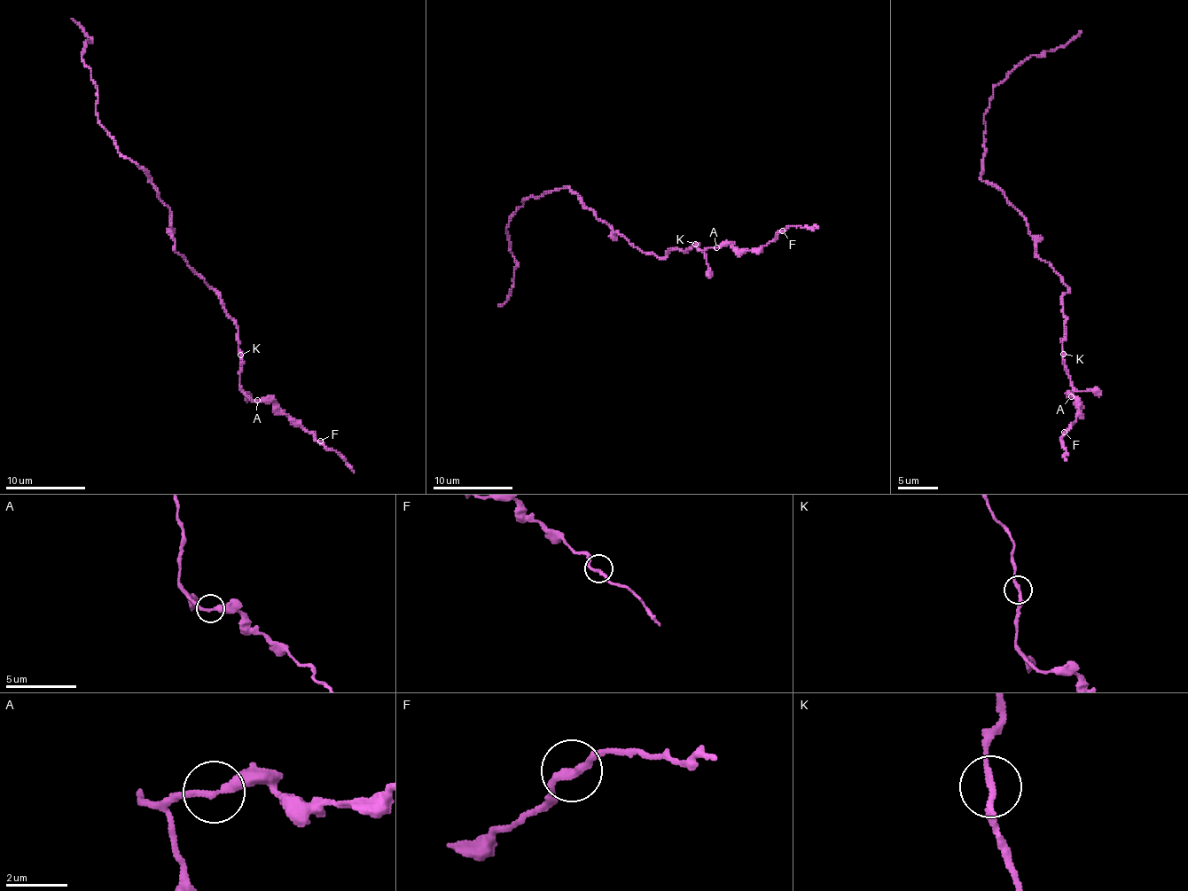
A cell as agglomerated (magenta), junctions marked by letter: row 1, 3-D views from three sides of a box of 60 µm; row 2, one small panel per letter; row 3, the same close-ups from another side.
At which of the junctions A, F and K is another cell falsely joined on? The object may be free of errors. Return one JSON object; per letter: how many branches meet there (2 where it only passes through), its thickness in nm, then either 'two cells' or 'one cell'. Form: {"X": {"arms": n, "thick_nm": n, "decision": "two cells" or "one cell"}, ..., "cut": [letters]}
{"A": {"arms": 2, "thick_nm": 280, "decision": "one cell"}, "F": {"arms": 2, "thick_nm": 200, "decision": "one cell"}, "K": {"arms": 2, "thick_nm": 200, "decision": "one cell"}, "cut": []}

